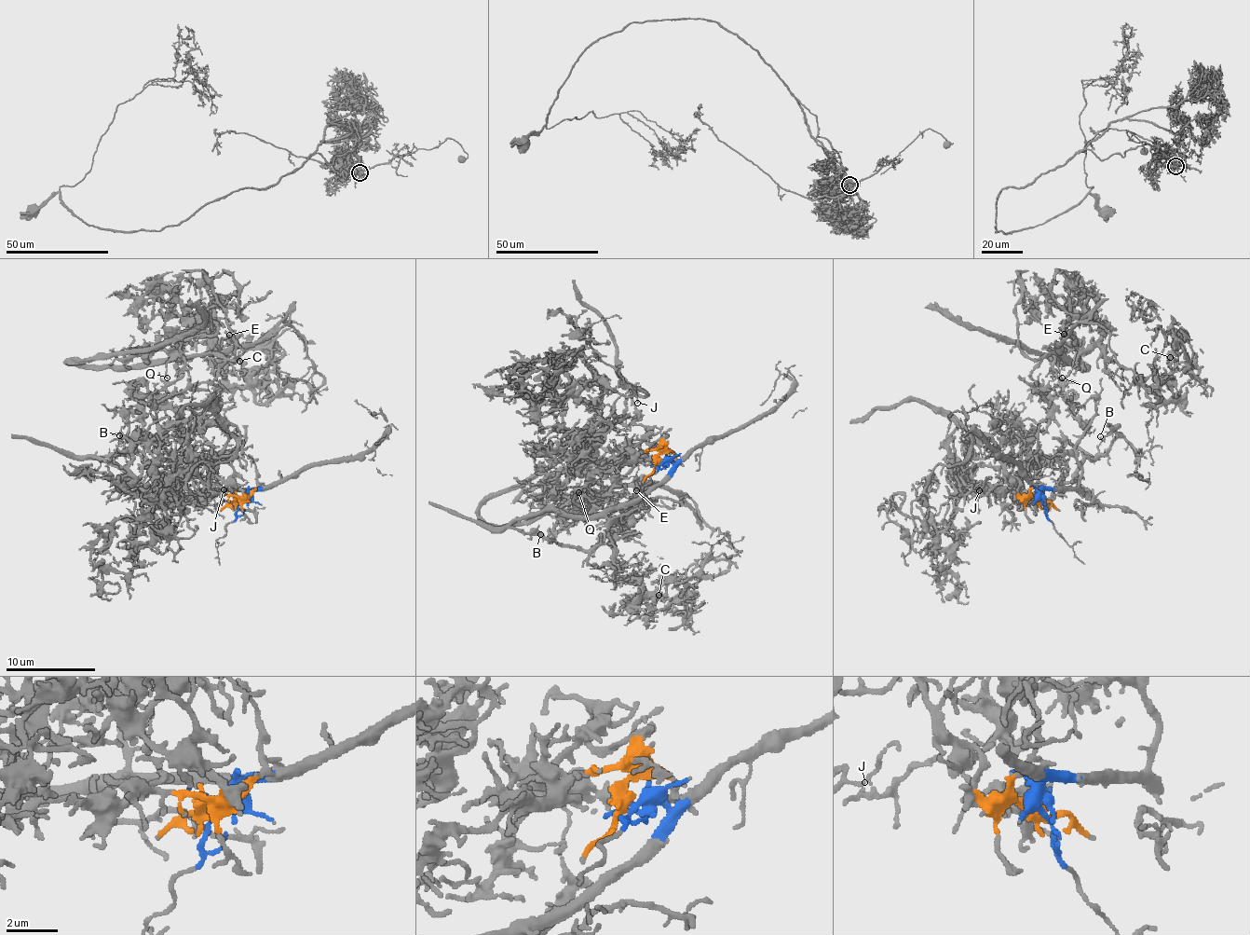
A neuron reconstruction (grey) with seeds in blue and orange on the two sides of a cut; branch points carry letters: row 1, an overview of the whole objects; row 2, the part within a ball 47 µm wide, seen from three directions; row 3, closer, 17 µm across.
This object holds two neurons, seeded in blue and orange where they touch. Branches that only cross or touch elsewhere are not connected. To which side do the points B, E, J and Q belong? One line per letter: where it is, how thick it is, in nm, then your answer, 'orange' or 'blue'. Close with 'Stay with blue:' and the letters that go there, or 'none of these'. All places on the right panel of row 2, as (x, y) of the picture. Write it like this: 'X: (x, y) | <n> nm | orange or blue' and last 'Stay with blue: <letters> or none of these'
B: (1100, 436) | 120 nm | blue
E: (1064, 334) | 200 nm | orange
J: (979, 490) | 100 nm | orange
Q: (1062, 378) | 90 nm | orange
Stay with blue: B

